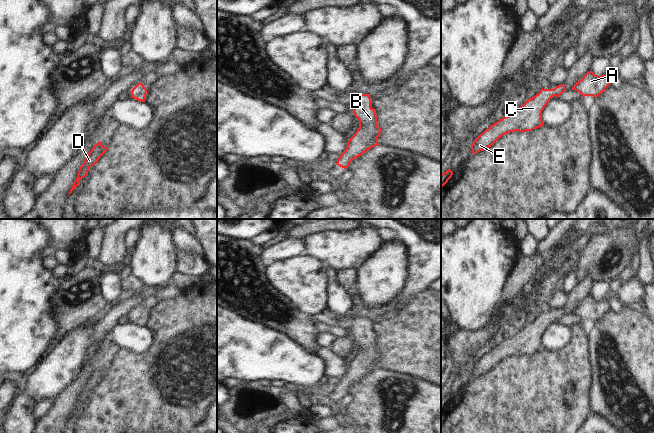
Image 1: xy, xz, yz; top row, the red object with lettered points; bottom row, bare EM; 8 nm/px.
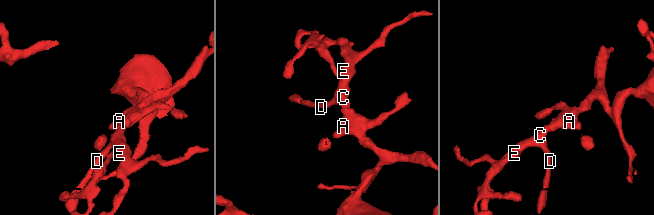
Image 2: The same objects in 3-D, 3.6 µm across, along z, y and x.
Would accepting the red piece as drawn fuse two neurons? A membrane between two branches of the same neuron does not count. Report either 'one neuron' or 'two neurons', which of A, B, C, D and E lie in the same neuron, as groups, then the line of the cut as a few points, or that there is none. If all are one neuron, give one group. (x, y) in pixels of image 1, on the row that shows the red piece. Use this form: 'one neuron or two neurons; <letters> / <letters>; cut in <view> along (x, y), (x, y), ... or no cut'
one neuron; A B C D E; no cut

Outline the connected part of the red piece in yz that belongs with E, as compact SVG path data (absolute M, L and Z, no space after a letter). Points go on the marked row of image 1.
M564 83L554 89L541 89L509 116L505 116L481 133L471 145L473 155L491 147L499 138L510 132L532 131L544 126L542 111L551 98L565 91Z

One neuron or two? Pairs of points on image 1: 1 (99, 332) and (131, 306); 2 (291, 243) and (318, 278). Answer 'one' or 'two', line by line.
1: one
2: two

